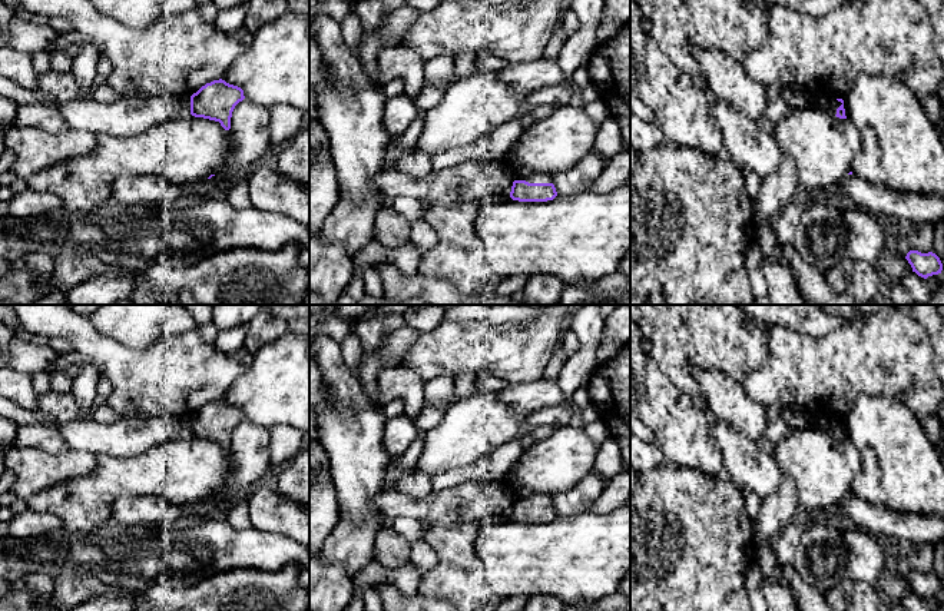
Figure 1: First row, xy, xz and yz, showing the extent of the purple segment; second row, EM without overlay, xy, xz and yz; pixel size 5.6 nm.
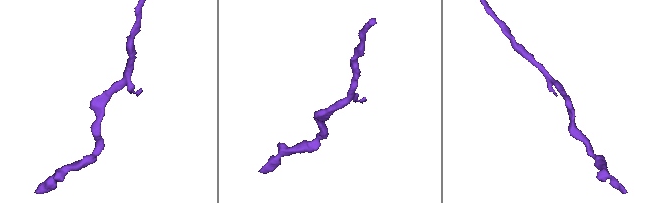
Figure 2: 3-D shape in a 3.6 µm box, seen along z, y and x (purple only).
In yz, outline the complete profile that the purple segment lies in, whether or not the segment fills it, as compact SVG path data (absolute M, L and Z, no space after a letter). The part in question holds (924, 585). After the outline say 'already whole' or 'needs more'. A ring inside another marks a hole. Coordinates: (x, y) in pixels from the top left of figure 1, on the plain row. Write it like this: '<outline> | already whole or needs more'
M910 571L905 580L911 585L912 592L924 600L933 595L938 595L943 591L940 578L933 572L921 574L918 571Z | already whole

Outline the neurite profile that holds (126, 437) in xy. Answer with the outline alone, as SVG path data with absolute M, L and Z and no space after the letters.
M120 416L113 424L76 419L54 425L69 446L93 455L133 456L169 439L191 435L191 419L179 416Z

